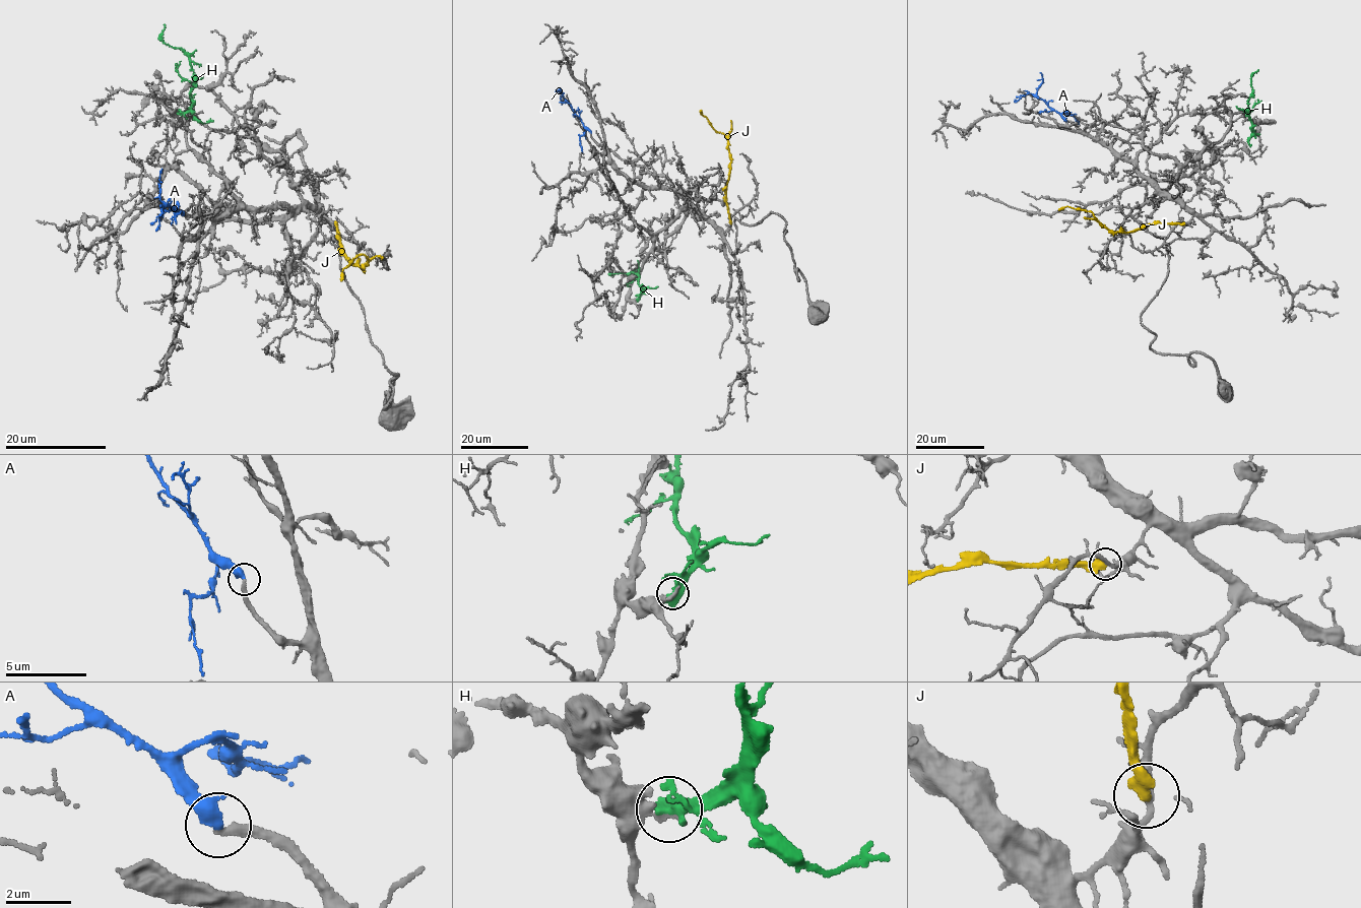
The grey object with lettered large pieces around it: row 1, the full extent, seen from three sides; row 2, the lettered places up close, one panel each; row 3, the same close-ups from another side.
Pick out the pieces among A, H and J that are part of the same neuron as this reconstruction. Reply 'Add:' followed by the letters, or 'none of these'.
Add: A

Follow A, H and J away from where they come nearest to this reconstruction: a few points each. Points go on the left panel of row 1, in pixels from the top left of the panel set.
A: (184, 213), (168, 204), (161, 206), (160, 214), (151, 222)
H: (180, 114), (191, 103), (190, 90), (194, 72), (190, 58), (164, 41), (161, 33), (165, 24)
J: (336, 221), (343, 251), (353, 265), (360, 266), (363, 270), (368, 257), (360, 255), (344, 268), (340, 280)

